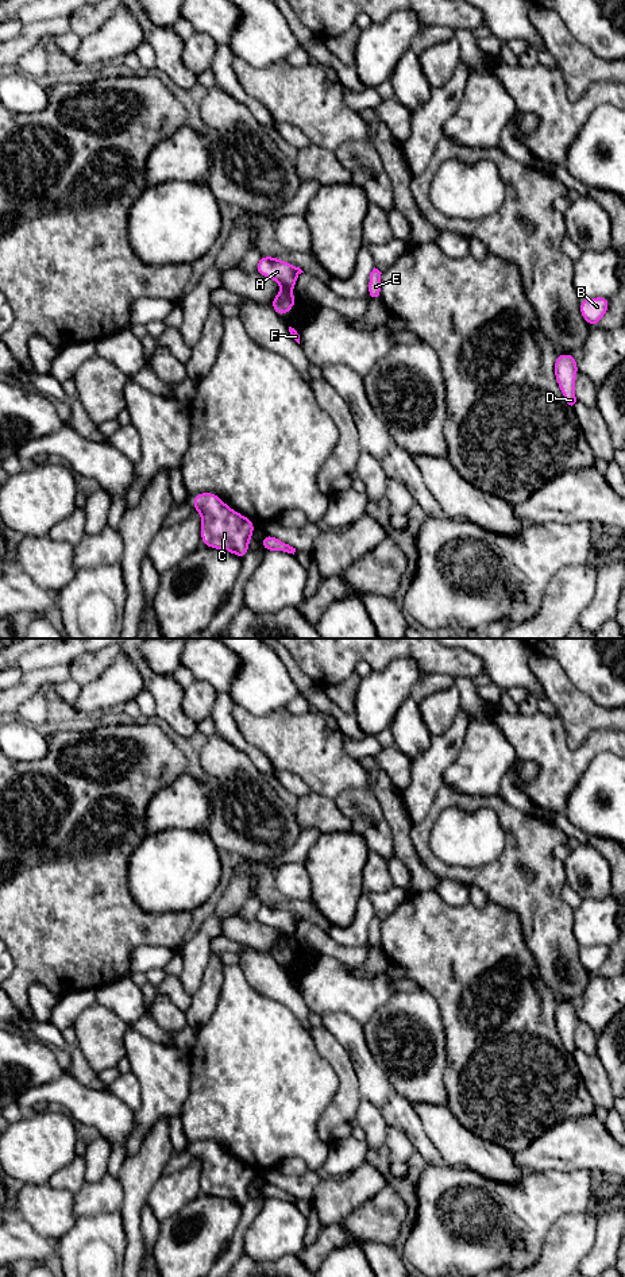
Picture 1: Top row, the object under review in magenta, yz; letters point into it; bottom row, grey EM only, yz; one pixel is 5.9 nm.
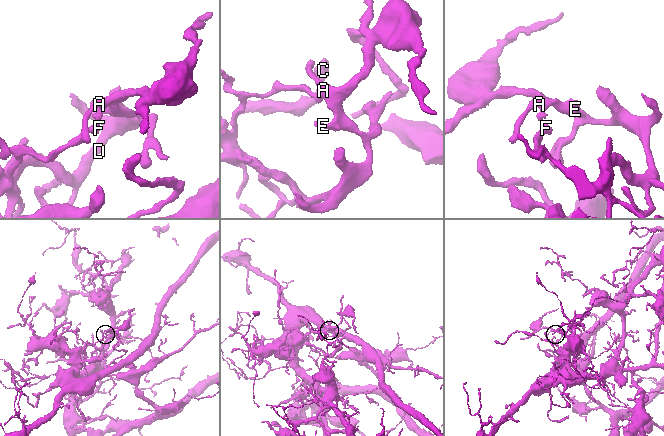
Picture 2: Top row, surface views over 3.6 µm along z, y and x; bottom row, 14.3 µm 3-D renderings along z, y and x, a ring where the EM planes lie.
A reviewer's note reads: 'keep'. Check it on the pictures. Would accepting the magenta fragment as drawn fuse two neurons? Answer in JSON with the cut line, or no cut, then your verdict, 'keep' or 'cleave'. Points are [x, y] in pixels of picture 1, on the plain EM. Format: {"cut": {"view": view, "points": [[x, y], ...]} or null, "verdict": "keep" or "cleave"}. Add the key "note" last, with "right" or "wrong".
{"cut": {"view": "yz", "points": [[282, 936], [292, 938]]}, "verdict": "cleave", "note": "wrong"}

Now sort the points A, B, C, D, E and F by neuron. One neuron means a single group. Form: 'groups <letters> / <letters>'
groups A B C D E / F

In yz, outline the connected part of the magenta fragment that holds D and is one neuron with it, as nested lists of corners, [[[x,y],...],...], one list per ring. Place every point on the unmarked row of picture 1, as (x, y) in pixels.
[[[559,1002],[556,1004],[555,1026],[566,1050],[571,1054],[576,1050],[574,1037],[578,1019],[576,1006],[572,1002]]]

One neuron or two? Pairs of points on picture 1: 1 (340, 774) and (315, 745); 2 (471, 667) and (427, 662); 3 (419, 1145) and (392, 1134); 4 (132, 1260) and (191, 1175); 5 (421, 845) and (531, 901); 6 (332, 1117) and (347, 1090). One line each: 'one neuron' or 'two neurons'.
1: one neuron
2: one neuron
3: two neurons
4: two neurons
5: one neuron
6: one neuron

